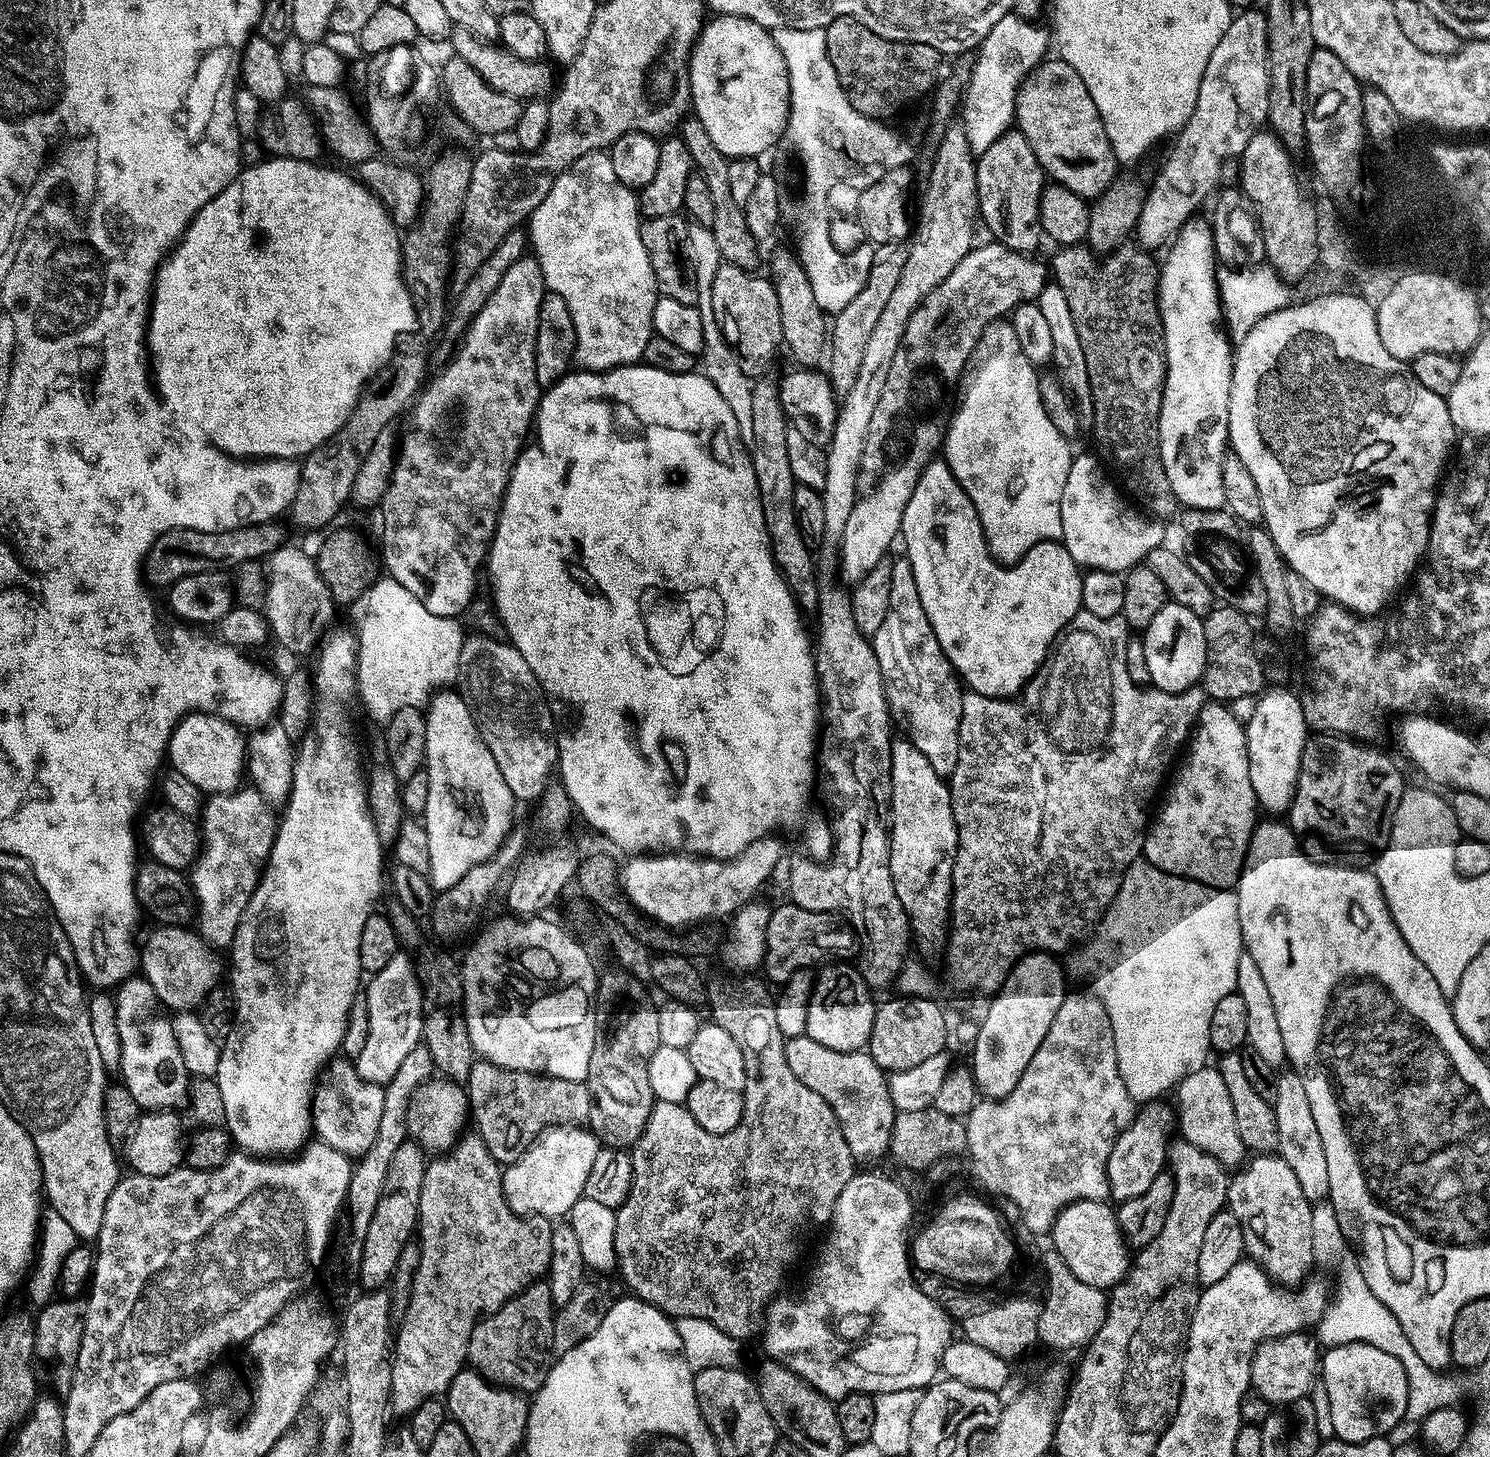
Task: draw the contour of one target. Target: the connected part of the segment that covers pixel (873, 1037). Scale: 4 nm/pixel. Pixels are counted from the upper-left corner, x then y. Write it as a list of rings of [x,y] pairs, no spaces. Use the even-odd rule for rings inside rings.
[[[893,995],[877,1003],[867,1042],[873,1058],[881,1067],[887,1068],[889,1073],[911,1066],[924,1054],[930,1054],[930,1050],[937,1048],[945,1039],[946,1025],[946,1014],[933,999]]]

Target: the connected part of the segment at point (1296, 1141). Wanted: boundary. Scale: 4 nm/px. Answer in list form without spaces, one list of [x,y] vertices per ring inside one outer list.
[[[1295,1070],[1281,1071],[1275,1084],[1275,1098],[1272,1101],[1275,1110],[1276,1148],[1278,1154],[1294,1170],[1298,1178],[1298,1186],[1302,1186],[1302,1194],[1313,1202],[1320,1202],[1327,1197],[1329,1175],[1326,1168],[1326,1155],[1322,1148],[1322,1140],[1310,1111],[1310,1100],[1306,1095],[1299,1072]]]

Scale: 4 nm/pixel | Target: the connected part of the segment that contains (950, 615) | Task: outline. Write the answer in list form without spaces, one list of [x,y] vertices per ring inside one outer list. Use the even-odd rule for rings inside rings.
[[[928,466],[921,472],[913,496],[905,508],[902,525],[902,539],[904,538],[904,544],[908,547],[906,556],[912,562],[918,590],[922,594],[922,606],[926,606],[930,622],[934,622],[934,630],[943,651],[956,659],[955,667],[959,675],[965,681],[968,679],[975,691],[991,696],[998,695],[1002,682],[1006,680],[1006,700],[1010,700],[1010,680],[1031,681],[1038,666],[1044,663],[1044,657],[1053,643],[1050,626],[1036,626],[1036,622],[1042,622],[1042,618],[1046,618],[1046,624],[1052,622],[1059,628],[1065,627],[1069,623],[1066,612],[1070,610],[1071,616],[1075,616],[1077,612],[1074,611],[1074,606],[1080,609],[1084,607],[1082,586],[1085,575],[1074,558],[1070,558],[1070,550],[1066,550],[1063,542],[1042,542],[1034,546],[1016,568],[1000,568],[986,550],[980,537],[978,522],[974,518],[974,510],[968,507],[968,499],[962,486],[954,482],[950,470],[943,466],[934,467]],[[1014,634],[1022,640],[1020,648],[1018,642],[1012,642]],[[1004,658],[1012,664],[1014,670],[1002,670]]]

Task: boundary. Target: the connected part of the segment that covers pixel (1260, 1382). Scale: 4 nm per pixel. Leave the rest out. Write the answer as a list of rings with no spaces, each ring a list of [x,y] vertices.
[[[1288,1332],[1284,1336],[1274,1336],[1261,1340],[1252,1353],[1252,1382],[1250,1385],[1253,1393],[1257,1392],[1264,1400],[1272,1404],[1285,1404],[1291,1406],[1302,1396],[1309,1395],[1313,1384],[1318,1380],[1318,1369],[1321,1367],[1321,1349],[1316,1349],[1314,1341],[1304,1332]]]

